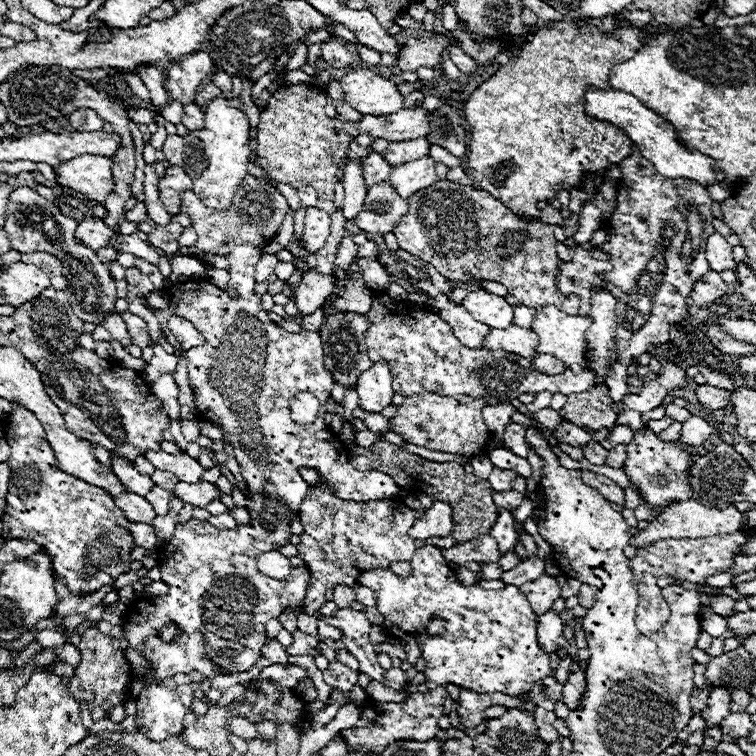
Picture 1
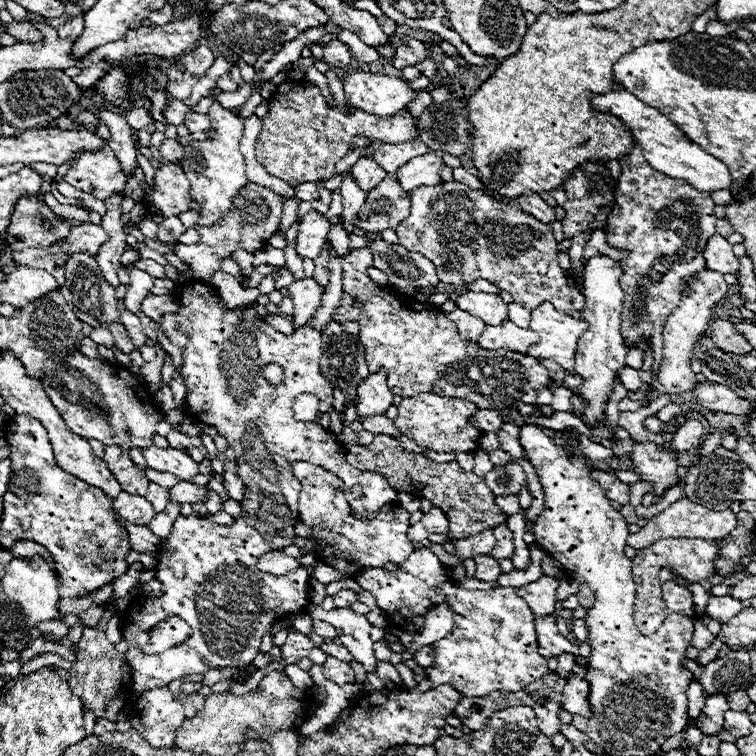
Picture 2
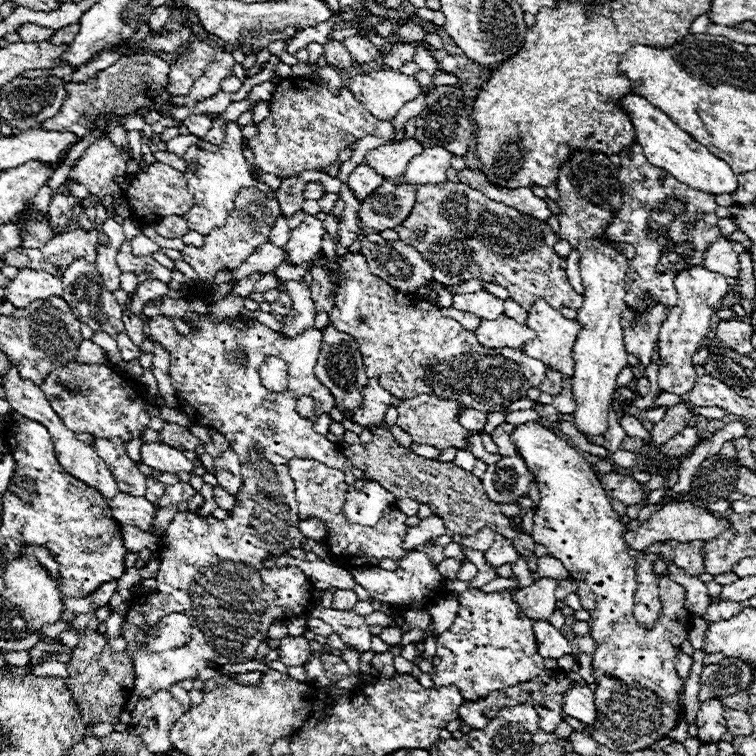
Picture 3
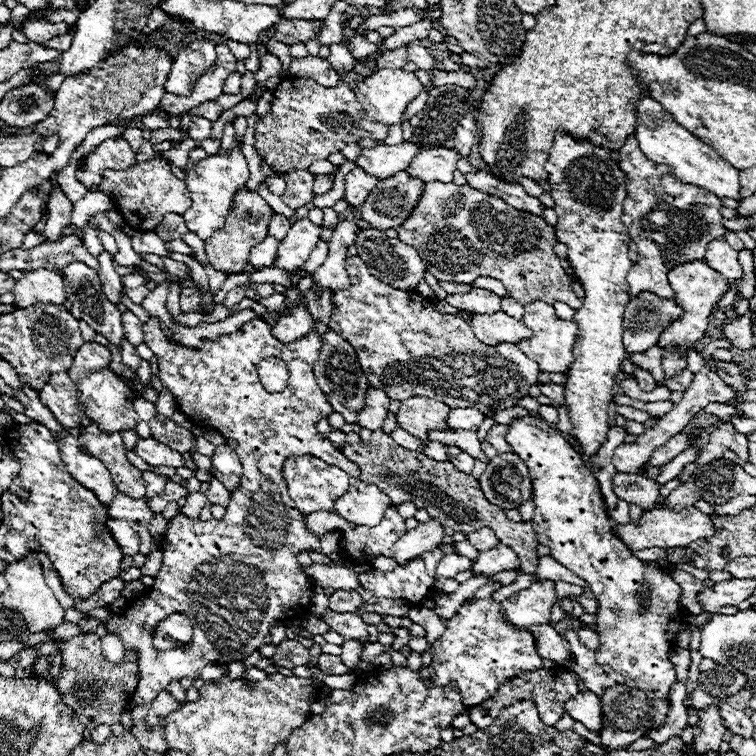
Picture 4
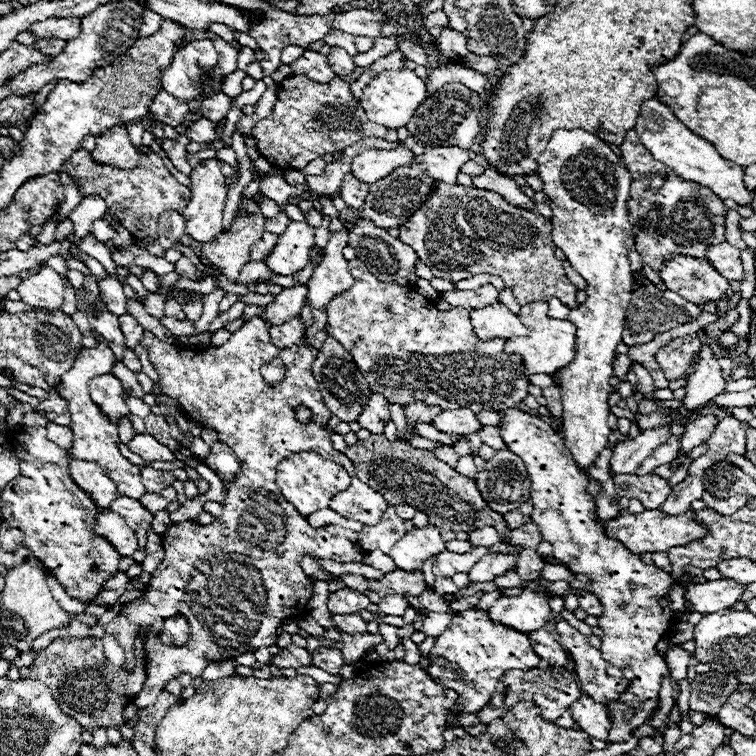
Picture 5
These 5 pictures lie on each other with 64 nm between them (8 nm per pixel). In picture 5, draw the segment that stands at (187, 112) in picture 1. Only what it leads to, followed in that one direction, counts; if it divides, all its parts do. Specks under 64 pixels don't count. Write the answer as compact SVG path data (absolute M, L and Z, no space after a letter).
M200 118L196 122L190 124L190 132L188 132L190 142L210 142L216 140L216 130L214 130L214 122L210 122L208 118Z

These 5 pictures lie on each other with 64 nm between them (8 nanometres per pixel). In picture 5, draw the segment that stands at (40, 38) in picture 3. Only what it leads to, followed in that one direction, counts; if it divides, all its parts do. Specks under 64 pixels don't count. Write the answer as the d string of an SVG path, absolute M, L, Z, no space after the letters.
M72 16L72 18L52 18L52 20L44 20L40 24L32 24L30 32L36 38L60 38L60 40L70 40L76 38L80 34L80 26L82 20Z

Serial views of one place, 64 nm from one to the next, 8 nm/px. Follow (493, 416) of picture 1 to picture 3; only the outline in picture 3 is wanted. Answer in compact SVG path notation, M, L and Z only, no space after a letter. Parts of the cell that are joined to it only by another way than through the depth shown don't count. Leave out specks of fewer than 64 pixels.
M464 410L460 416L458 416L458 422L468 428L468 430L476 430L480 432L484 428L484 422L486 422L486 412L476 412L476 410Z

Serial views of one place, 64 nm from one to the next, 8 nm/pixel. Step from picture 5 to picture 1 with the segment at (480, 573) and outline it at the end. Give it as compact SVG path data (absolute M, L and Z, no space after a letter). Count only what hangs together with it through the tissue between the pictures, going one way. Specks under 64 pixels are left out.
M500 508L500 520L490 528L490 534L496 538L498 542L498 550L502 554L510 552L514 548L516 542L516 528L514 528L514 516L510 512L504 512Z

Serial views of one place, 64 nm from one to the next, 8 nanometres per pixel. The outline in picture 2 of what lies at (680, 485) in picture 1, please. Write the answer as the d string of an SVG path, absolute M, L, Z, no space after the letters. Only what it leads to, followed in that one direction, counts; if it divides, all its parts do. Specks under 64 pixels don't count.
M642 442L636 444L630 452L632 470L642 476L646 482L654 482L654 492L662 494L668 486L676 486L680 480L676 478L678 462L674 452L668 452L664 446Z

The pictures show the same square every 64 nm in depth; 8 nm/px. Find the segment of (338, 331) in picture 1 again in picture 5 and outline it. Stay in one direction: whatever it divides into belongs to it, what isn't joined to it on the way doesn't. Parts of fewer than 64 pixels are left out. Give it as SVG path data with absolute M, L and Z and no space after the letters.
M328 336L324 340L324 346L320 348L320 352L312 364L312 372L318 382L320 394L324 398L324 404L330 408L330 412L344 422L354 422L358 418L358 414L362 412L364 404L368 402L370 388L368 388L368 382L364 380L364 376L358 372L352 356L332 336Z

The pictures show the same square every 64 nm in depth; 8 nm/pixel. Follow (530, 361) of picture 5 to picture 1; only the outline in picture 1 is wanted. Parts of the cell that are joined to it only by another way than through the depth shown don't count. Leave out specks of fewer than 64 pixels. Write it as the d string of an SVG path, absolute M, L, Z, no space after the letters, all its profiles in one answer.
M552 304L538 308L532 320L532 330L540 336L536 352L562 360L572 372L584 372L584 332L590 324L586 316L566 314Z

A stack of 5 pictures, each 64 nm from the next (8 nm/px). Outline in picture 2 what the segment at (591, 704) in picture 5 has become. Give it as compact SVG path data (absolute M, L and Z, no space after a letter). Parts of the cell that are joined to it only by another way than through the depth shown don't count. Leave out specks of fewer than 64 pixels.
M568 678L568 684L564 688L562 708L566 712L570 712L572 716L590 718L592 710L590 710L588 694L590 694L590 686L588 686L588 682L584 678Z

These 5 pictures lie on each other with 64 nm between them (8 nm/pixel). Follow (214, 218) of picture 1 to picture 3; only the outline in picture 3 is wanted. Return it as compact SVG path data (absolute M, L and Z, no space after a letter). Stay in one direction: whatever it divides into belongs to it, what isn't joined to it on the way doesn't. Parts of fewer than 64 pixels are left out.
M254 186L242 188L234 200L234 210L228 214L226 224L222 228L212 230L208 236L204 236L202 248L186 246L186 250L182 250L182 258L196 270L196 274L202 282L212 284L212 278L216 272L228 270L228 268L230 270L238 268L254 252L252 248L258 248L260 244L264 244L264 242L258 242L258 234L268 238L278 216L280 216L280 206L276 200L264 196Z

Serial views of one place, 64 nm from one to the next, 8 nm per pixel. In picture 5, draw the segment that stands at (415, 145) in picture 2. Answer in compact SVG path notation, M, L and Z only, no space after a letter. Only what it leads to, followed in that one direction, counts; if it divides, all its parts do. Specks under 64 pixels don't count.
M400 146L396 150L372 148L372 150L364 150L362 154L352 158L350 172L360 182L374 184L376 180L388 176L388 172L392 172L392 168L398 168L400 164L408 164L412 160L414 160L412 152L408 152L406 148L400 148Z

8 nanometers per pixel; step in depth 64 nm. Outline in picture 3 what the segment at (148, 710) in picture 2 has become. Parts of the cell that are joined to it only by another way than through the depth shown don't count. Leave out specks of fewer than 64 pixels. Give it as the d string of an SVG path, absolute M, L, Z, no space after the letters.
M160 690L156 696L140 700L140 704L134 706L130 730L140 736L150 752L166 754L172 750L168 740L170 726L176 722L176 716L182 716L182 712L182 706L172 698L172 694L168 690Z

